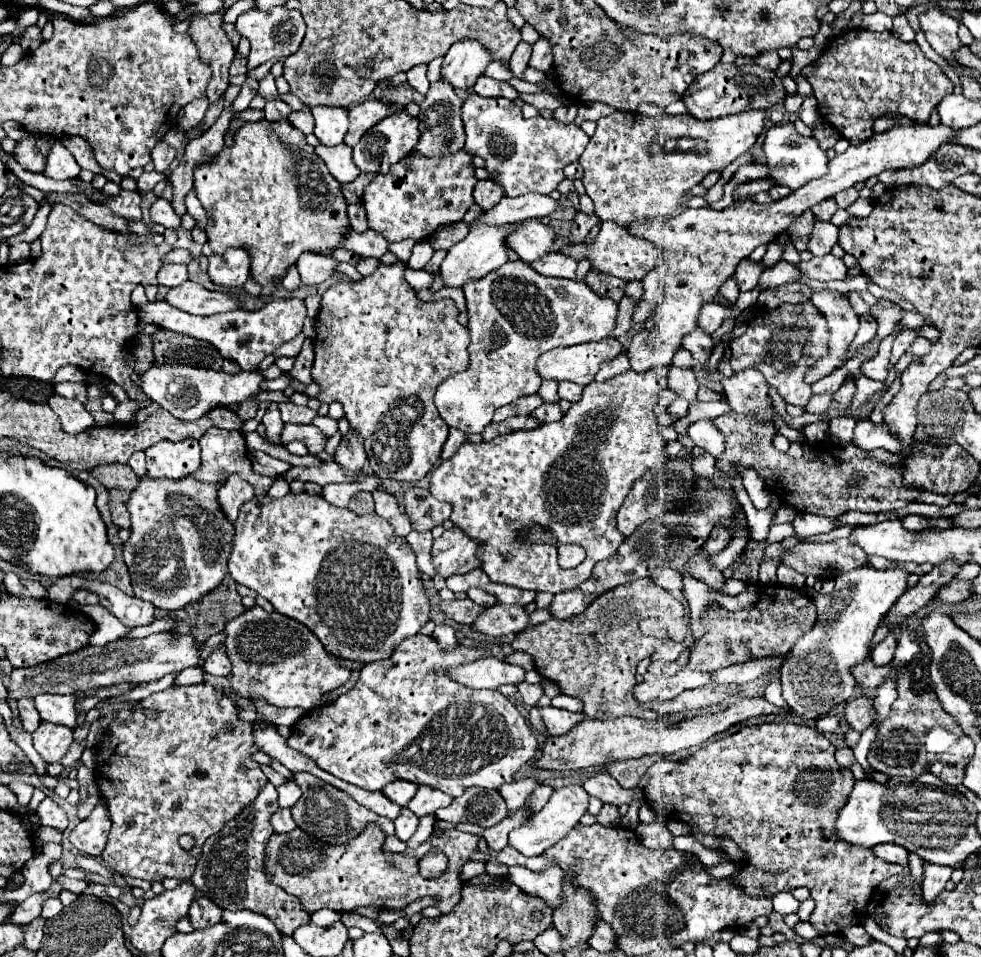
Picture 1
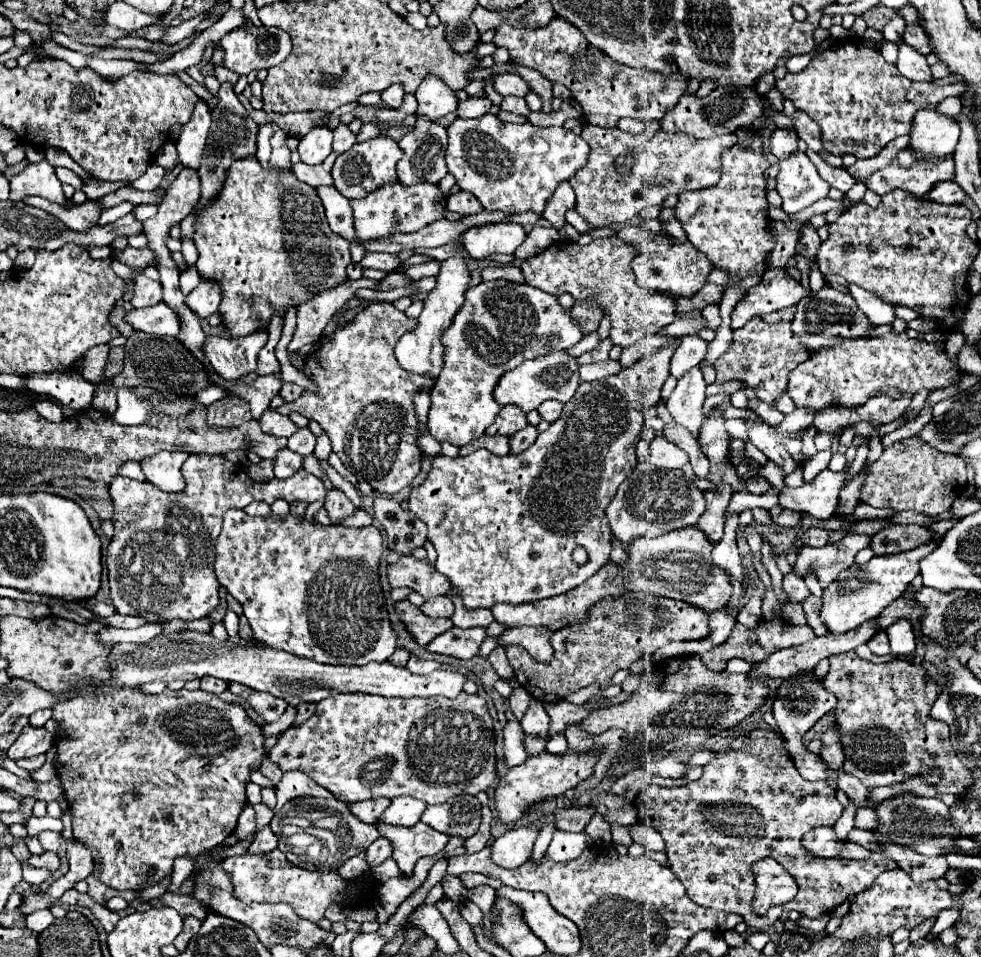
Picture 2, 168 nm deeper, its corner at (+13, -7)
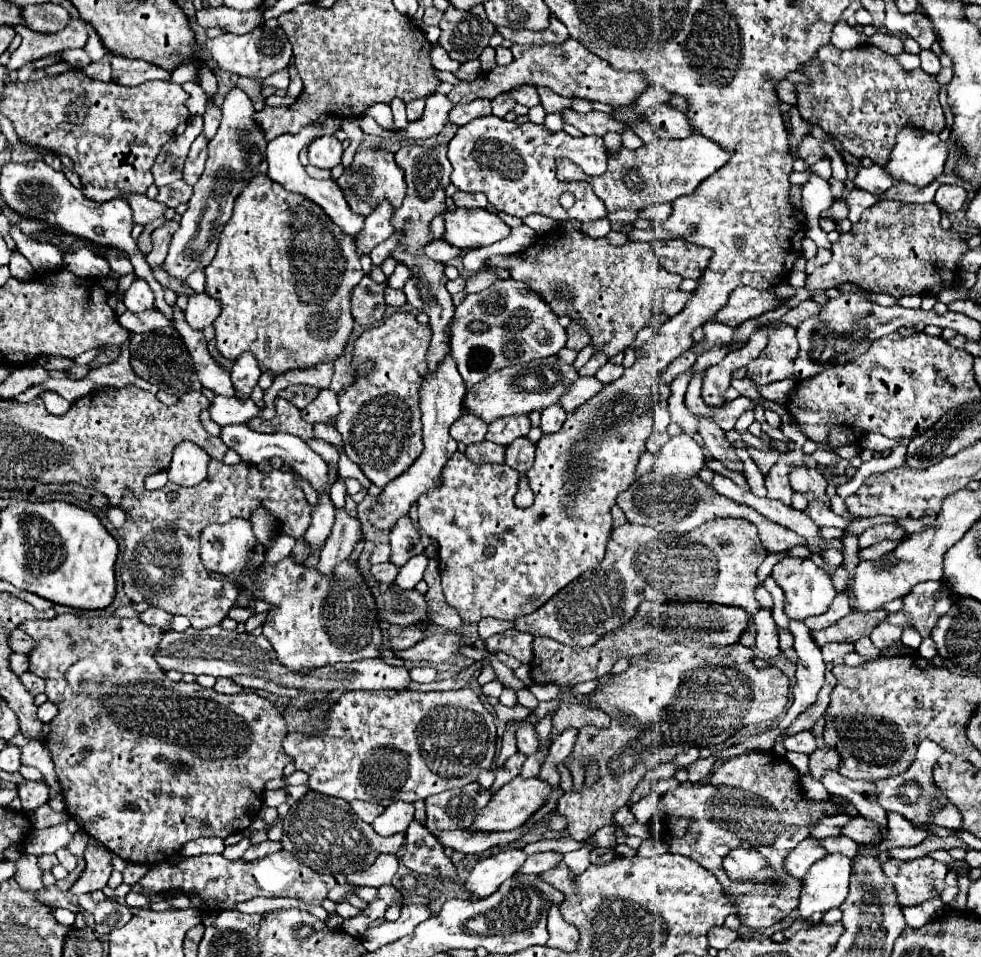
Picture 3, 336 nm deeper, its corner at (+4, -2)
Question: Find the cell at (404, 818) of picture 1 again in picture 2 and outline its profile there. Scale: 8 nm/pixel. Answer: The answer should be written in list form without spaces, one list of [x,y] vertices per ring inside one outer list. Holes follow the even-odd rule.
[[[386,837],[376,839],[368,849],[366,849],[366,861],[370,867],[378,867],[380,863],[384,863],[388,857],[392,855],[392,845]]]

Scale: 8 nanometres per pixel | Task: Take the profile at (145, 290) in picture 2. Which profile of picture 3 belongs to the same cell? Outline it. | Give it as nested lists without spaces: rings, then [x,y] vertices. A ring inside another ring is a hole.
[[[137,278],[131,288],[125,292],[125,306],[133,312],[143,312],[155,306],[155,294],[143,278]]]

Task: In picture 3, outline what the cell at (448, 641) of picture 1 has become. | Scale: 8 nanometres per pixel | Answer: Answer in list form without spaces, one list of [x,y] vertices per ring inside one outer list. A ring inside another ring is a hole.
[[[417,666],[411,668],[411,678],[413,682],[433,682],[437,676],[437,670],[431,666]]]

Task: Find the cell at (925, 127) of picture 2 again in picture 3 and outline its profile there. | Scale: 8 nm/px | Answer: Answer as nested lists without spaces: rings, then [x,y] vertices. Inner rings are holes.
[[[909,122],[897,134],[897,144],[895,144],[895,148],[891,152],[891,160],[885,168],[889,168],[897,180],[903,180],[903,182],[909,182],[915,186],[927,186],[931,180],[935,180],[943,172],[943,166],[949,160],[949,156],[951,156],[951,150],[939,138],[939,134],[923,130],[921,126]]]

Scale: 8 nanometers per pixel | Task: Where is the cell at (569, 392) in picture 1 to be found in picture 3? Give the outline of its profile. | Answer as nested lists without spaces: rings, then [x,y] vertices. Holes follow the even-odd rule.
[[[553,404],[553,406],[547,406],[545,410],[541,410],[539,428],[543,430],[543,434],[557,432],[563,422],[565,422],[565,410],[563,410],[561,404]]]

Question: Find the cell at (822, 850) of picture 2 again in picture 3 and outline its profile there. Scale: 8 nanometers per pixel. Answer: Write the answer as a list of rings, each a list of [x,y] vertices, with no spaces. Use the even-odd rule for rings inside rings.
[[[809,836],[803,842],[799,842],[795,850],[791,850],[791,854],[785,860],[785,870],[795,878],[803,878],[811,868],[811,864],[815,864],[825,856],[827,856],[827,850],[823,848],[821,838]]]

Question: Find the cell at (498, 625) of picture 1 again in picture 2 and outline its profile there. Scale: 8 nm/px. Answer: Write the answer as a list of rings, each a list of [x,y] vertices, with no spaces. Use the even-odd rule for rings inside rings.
[[[452,627],[452,629],[444,631],[442,635],[438,635],[436,639],[432,639],[426,645],[426,649],[430,653],[438,653],[438,655],[448,655],[448,657],[456,657],[456,659],[470,659],[478,653],[484,637],[486,637],[486,631],[480,627],[476,627],[476,629]]]

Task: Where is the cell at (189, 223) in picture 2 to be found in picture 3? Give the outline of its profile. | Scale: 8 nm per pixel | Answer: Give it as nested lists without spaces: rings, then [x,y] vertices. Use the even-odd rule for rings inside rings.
[[[231,88],[221,108],[223,108],[223,120],[215,138],[209,142],[209,158],[205,172],[193,186],[195,194],[189,200],[189,208],[179,222],[179,230],[173,234],[169,254],[165,258],[165,270],[179,280],[185,280],[197,268],[209,266],[209,262],[217,252],[219,234],[227,224],[227,220],[231,218],[233,202],[241,192],[241,186],[245,186],[249,178],[267,172],[267,162],[265,162],[267,138],[265,130],[261,130],[261,126],[255,120],[255,108],[249,96],[239,88]]]

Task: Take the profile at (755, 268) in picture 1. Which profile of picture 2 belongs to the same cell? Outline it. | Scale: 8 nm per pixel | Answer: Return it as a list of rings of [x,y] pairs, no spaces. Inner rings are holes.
[[[706,283],[692,299],[680,299],[676,311],[678,313],[690,313],[690,311],[702,311],[706,305],[710,303],[716,303],[716,299],[722,299],[720,293],[722,287],[720,285],[714,285],[714,283]]]

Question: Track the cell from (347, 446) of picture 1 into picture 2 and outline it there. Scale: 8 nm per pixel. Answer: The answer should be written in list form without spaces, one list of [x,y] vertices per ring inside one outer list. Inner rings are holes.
[[[332,489],[332,491],[326,493],[326,505],[324,505],[324,509],[328,511],[328,517],[330,517],[332,525],[342,525],[342,521],[346,517],[350,517],[350,515],[356,513],[356,507],[338,489]]]

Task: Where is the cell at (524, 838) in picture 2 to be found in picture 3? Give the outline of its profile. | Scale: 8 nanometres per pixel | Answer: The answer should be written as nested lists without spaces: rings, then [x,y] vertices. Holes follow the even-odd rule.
[[[511,844],[503,852],[477,862],[475,868],[471,870],[465,886],[471,894],[485,898],[485,896],[493,894],[507,878],[511,878],[525,860],[527,860],[525,850],[517,844]]]

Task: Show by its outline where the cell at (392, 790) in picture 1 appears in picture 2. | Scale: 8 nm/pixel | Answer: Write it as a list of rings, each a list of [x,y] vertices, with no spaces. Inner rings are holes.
[[[370,799],[370,801],[362,801],[362,803],[354,803],[350,805],[350,813],[360,819],[362,823],[376,823],[378,817],[382,815],[382,811],[390,805],[388,799]]]

